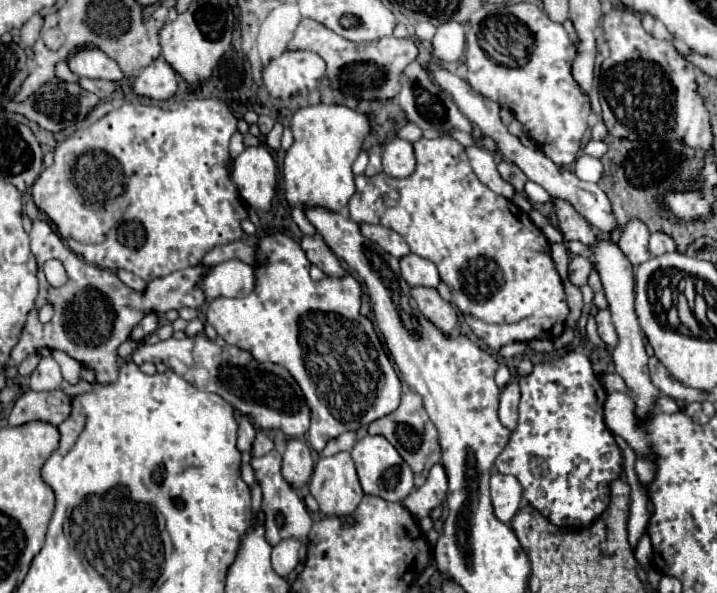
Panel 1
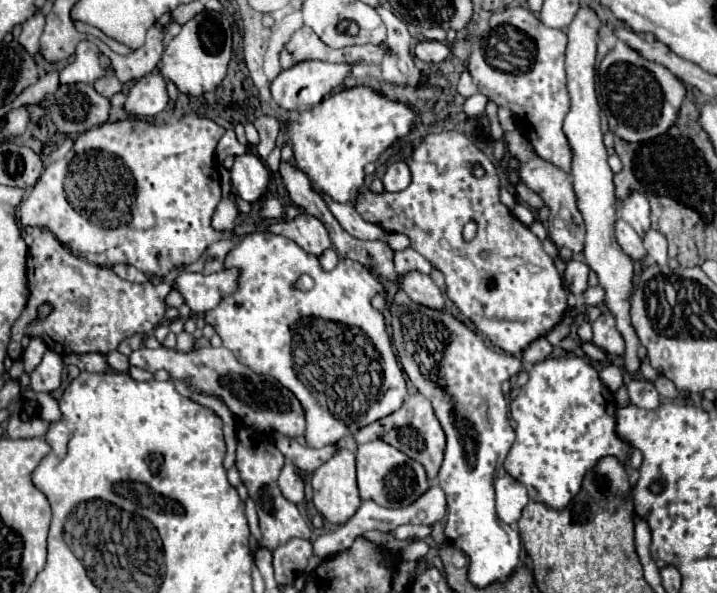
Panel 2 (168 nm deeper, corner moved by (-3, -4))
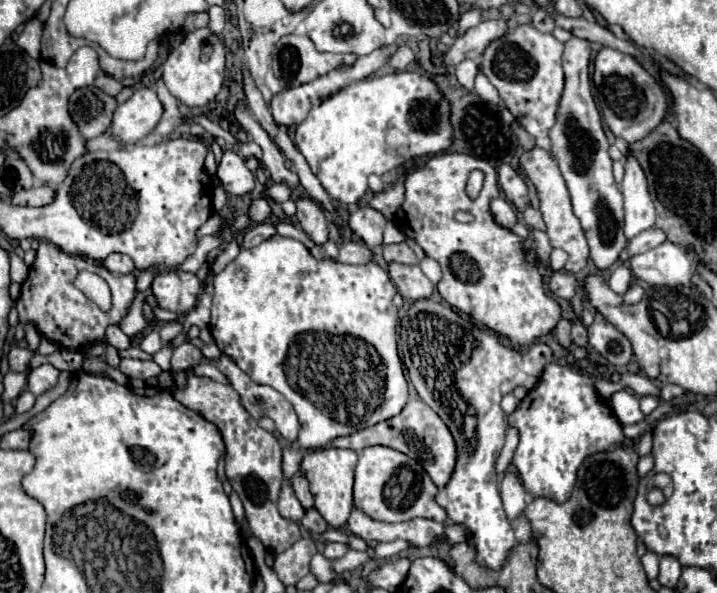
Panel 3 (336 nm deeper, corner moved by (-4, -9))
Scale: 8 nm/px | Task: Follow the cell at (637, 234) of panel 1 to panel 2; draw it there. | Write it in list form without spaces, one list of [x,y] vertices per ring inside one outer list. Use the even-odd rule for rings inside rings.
[[[632,191],[628,197],[622,199],[620,217],[628,225],[632,225],[634,231],[642,237],[650,229],[650,205],[648,205],[648,199],[642,193]]]

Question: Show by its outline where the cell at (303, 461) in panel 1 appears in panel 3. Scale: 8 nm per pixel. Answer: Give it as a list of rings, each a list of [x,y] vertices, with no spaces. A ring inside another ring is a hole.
[[[285,482],[283,488],[281,488],[281,494],[279,494],[279,512],[285,518],[295,520],[295,522],[299,522],[301,516],[303,516],[303,512],[305,512],[303,506],[301,506],[301,502],[297,500],[297,496],[293,492],[293,486],[289,482]]]

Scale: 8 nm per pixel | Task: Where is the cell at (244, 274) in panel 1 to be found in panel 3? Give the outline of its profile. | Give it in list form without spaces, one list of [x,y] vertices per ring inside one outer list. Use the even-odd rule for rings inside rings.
[[[159,274],[151,290],[159,302],[159,308],[173,310],[177,314],[187,314],[195,308],[199,292],[201,292],[201,282],[195,274]]]

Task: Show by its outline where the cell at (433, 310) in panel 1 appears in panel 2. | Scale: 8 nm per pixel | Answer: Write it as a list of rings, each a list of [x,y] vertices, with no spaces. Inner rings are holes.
[[[410,271],[404,277],[400,277],[400,287],[416,303],[422,303],[422,305],[434,307],[434,309],[446,309],[442,291],[436,287],[436,283],[430,279],[430,275],[424,275],[420,271]]]

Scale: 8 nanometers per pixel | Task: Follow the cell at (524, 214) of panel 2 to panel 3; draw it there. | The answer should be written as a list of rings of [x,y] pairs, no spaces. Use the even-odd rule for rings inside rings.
[[[505,198],[493,200],[491,202],[491,212],[493,212],[493,218],[505,228],[513,228],[517,224],[517,212]]]

